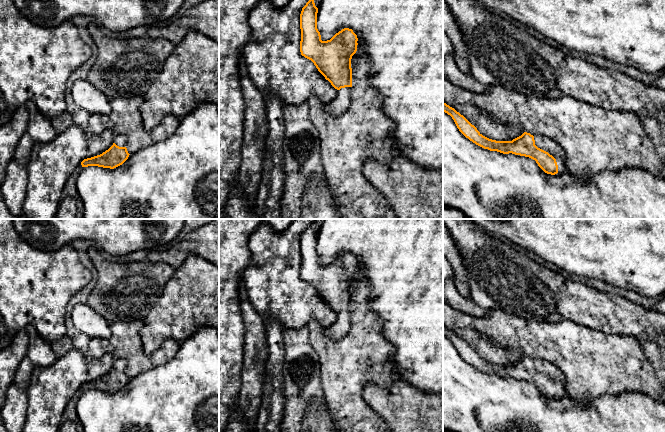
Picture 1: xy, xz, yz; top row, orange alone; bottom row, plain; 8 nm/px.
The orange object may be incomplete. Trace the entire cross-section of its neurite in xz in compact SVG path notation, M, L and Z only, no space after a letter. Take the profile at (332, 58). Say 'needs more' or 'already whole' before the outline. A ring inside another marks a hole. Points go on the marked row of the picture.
needs more; M309 0L300 14L300 52L311 60L318 71L338 90L336 97L325 105L333 116L344 113L350 105L352 88L351 59L357 51L357 35L344 28L330 40L322 41L317 29L318 8Z

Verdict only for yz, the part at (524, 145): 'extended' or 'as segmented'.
extended

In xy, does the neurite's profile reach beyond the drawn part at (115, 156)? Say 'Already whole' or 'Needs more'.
Needs more

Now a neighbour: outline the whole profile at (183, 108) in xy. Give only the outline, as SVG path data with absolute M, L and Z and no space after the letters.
M189 31L184 39L175 45L157 79L144 95L144 101L140 106L143 127L149 133L164 117L173 115L182 119L203 102L219 105L219 43L199 32Z

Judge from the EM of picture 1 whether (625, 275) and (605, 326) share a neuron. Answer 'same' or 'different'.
different

